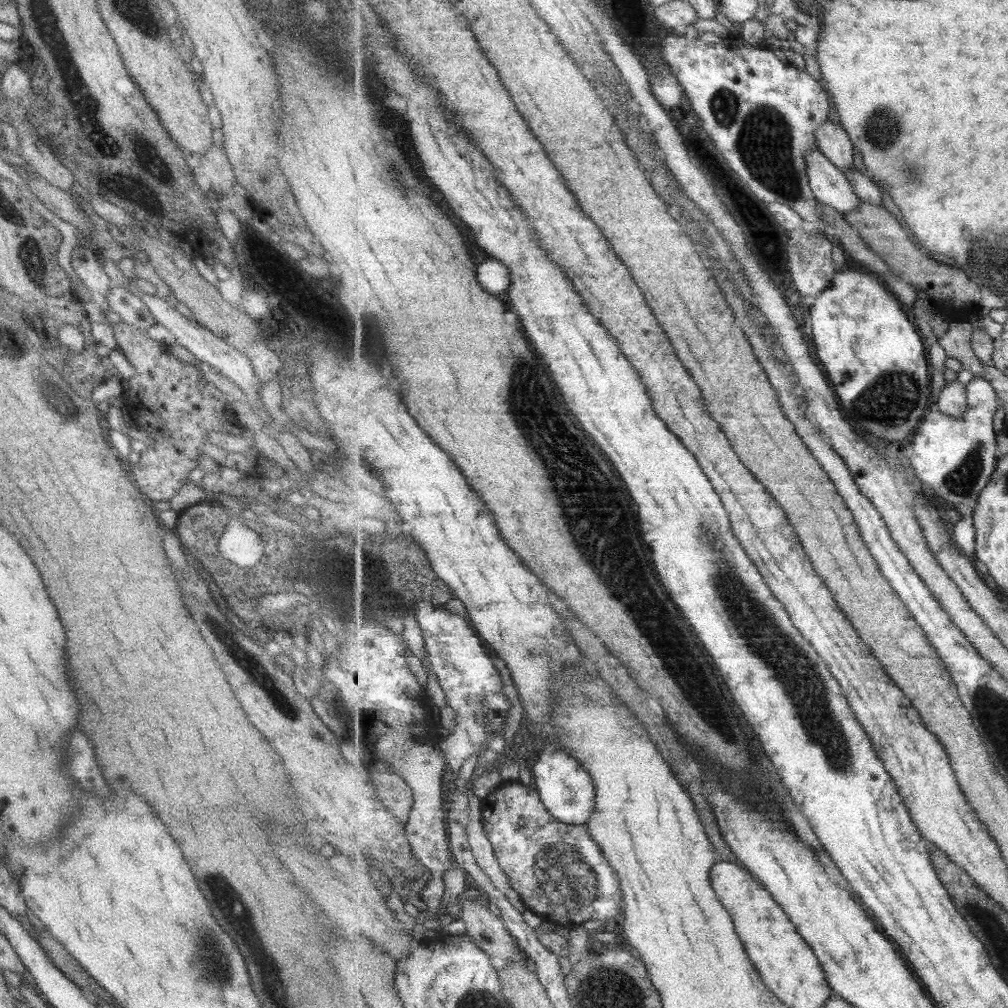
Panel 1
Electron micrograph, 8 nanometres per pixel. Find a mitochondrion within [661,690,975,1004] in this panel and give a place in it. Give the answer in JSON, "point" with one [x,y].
{"point":[882,745]}

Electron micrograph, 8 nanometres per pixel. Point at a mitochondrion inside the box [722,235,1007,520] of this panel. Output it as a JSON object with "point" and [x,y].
{"point":[891,399]}

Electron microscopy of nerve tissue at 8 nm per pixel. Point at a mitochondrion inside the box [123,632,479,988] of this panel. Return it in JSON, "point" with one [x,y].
{"point":[217,967]}

